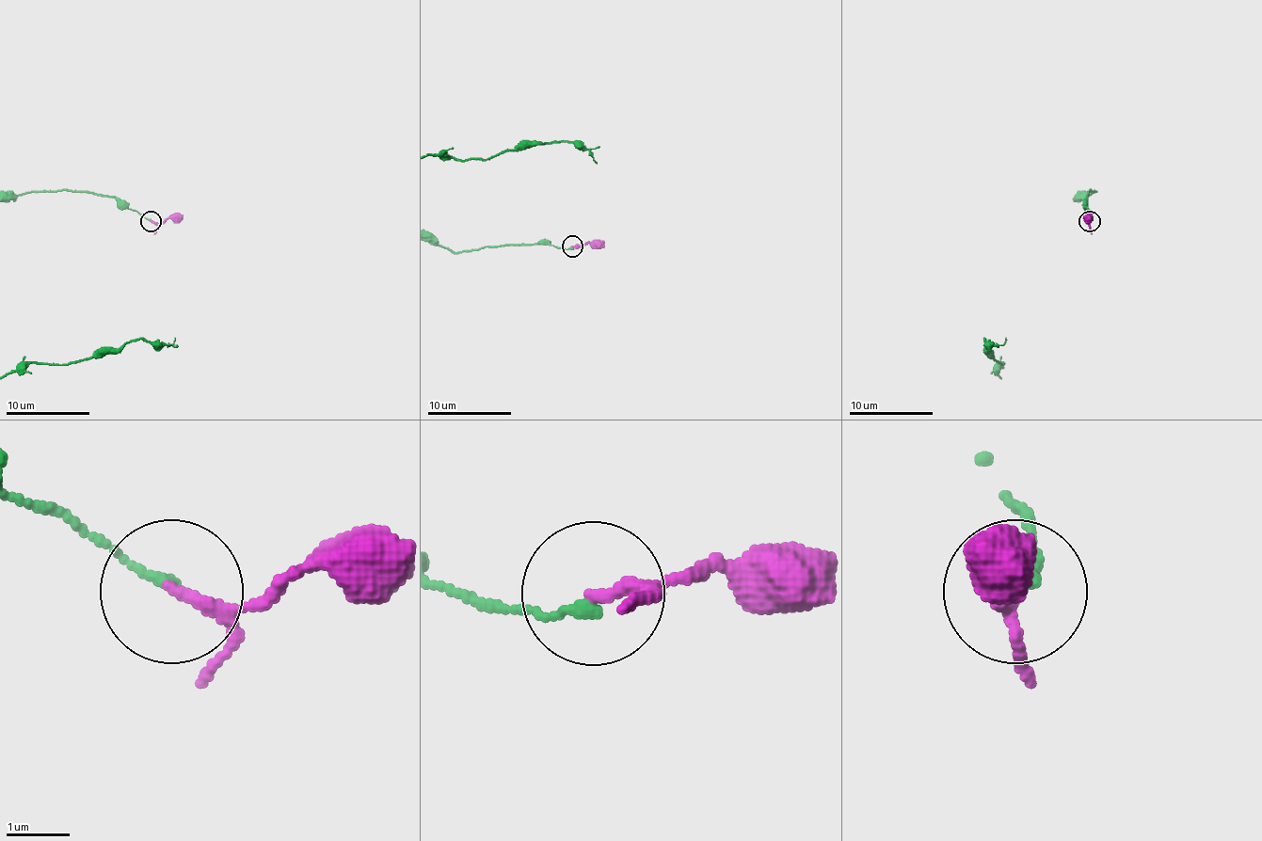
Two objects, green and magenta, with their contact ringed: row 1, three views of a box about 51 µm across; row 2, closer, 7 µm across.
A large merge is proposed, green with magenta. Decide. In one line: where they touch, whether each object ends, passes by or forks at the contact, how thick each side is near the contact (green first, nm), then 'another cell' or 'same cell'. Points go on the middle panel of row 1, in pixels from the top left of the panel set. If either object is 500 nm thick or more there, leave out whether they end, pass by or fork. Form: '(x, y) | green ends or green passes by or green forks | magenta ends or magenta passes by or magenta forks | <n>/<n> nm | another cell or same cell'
(572, 246) | green ends | magenta passes by | 160/150 nm | another cell

